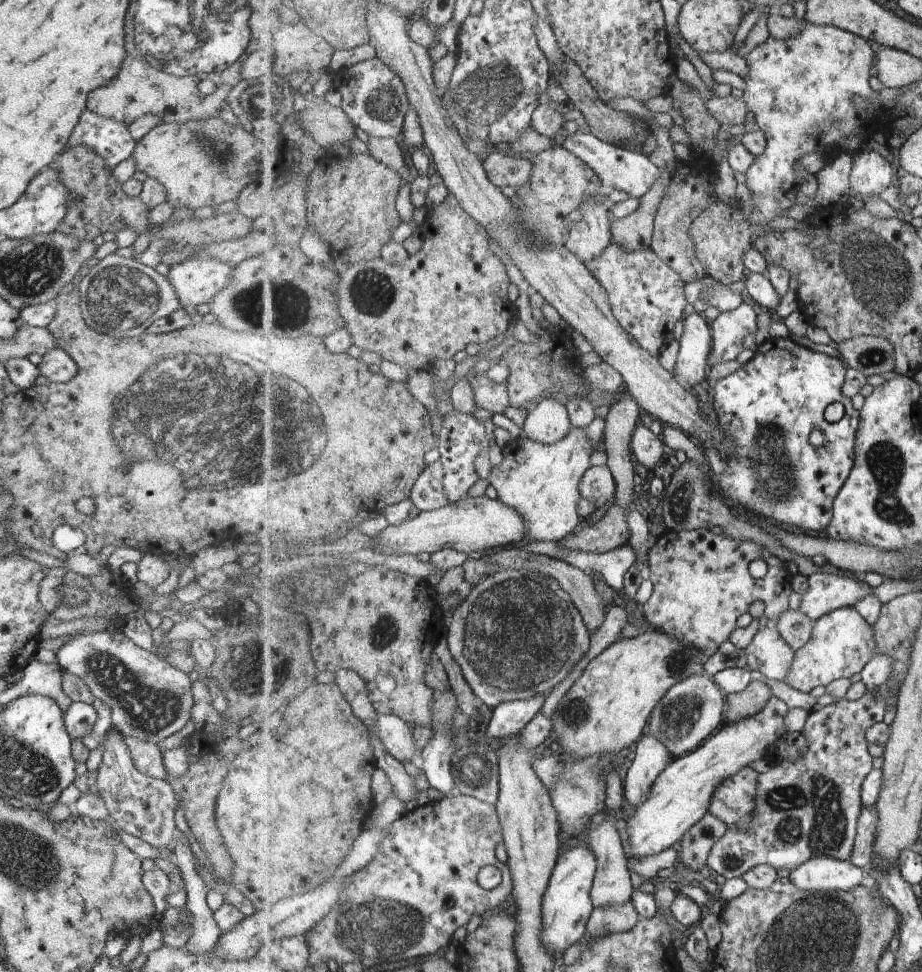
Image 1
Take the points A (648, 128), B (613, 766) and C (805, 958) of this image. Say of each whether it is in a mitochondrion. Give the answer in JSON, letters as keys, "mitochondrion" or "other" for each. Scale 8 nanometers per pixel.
{"A":"other","B":"other","C":"mitochondrion"}

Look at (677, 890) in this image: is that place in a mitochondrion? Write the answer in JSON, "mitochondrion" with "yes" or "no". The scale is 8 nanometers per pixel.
{"mitochondrion":"no"}

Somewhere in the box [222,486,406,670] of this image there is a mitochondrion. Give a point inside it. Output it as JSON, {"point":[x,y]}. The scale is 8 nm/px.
{"point":[384,631]}

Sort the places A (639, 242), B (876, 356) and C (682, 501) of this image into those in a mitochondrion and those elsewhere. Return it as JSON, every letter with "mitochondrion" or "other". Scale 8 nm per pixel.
{"A":"other","B":"mitochondrion","C":"mitochondrion"}

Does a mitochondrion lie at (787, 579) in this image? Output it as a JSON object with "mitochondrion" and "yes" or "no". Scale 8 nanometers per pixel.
{"mitochondrion":"no"}

